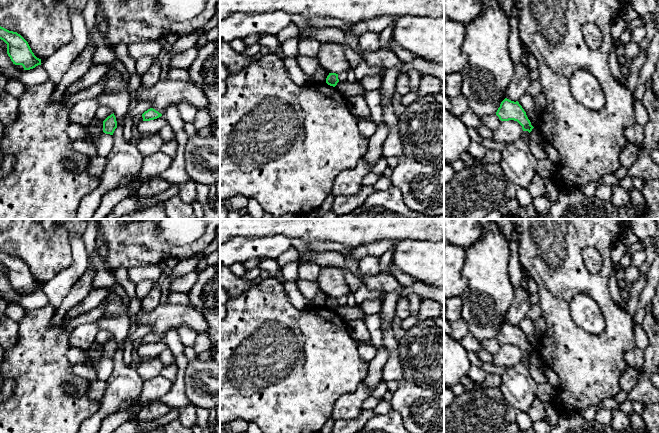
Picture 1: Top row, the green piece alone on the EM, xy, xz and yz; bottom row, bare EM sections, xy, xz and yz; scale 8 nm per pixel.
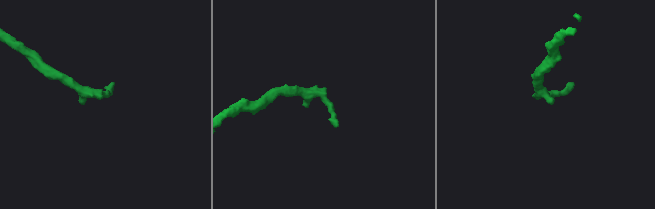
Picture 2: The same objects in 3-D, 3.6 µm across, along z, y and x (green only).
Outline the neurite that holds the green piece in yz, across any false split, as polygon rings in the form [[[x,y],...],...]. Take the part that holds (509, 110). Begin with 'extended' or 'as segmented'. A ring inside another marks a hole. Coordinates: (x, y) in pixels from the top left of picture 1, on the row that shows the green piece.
as segmented | [[[505,98],[498,108],[496,115],[501,121],[514,120],[517,121],[521,126],[523,131],[528,131],[529,133],[534,128],[528,119],[526,112],[519,104],[518,101],[514,102]]]

